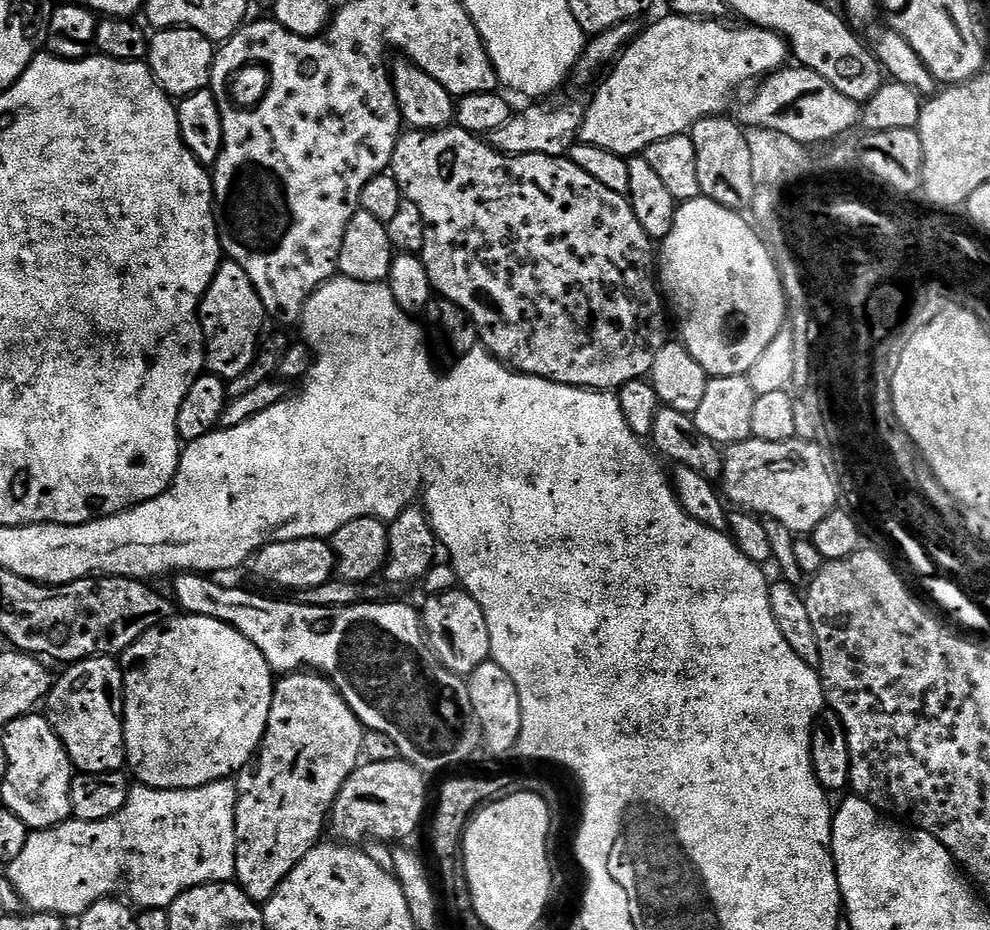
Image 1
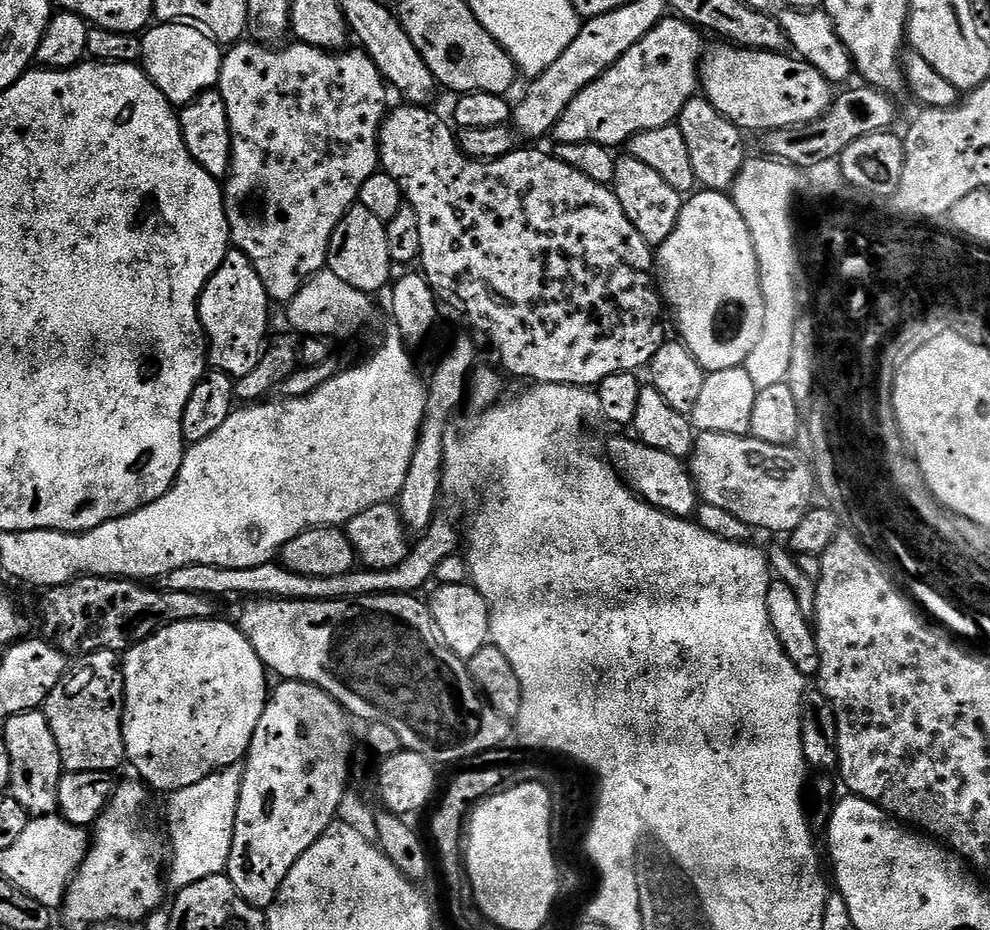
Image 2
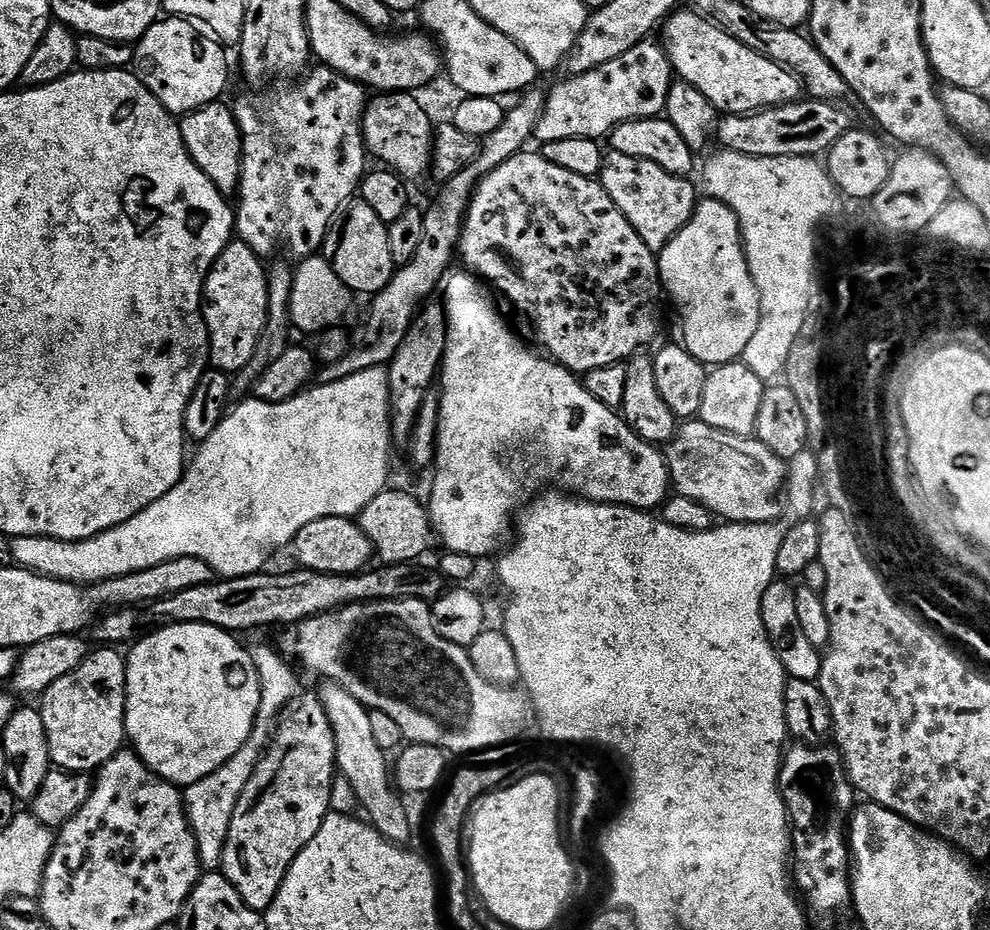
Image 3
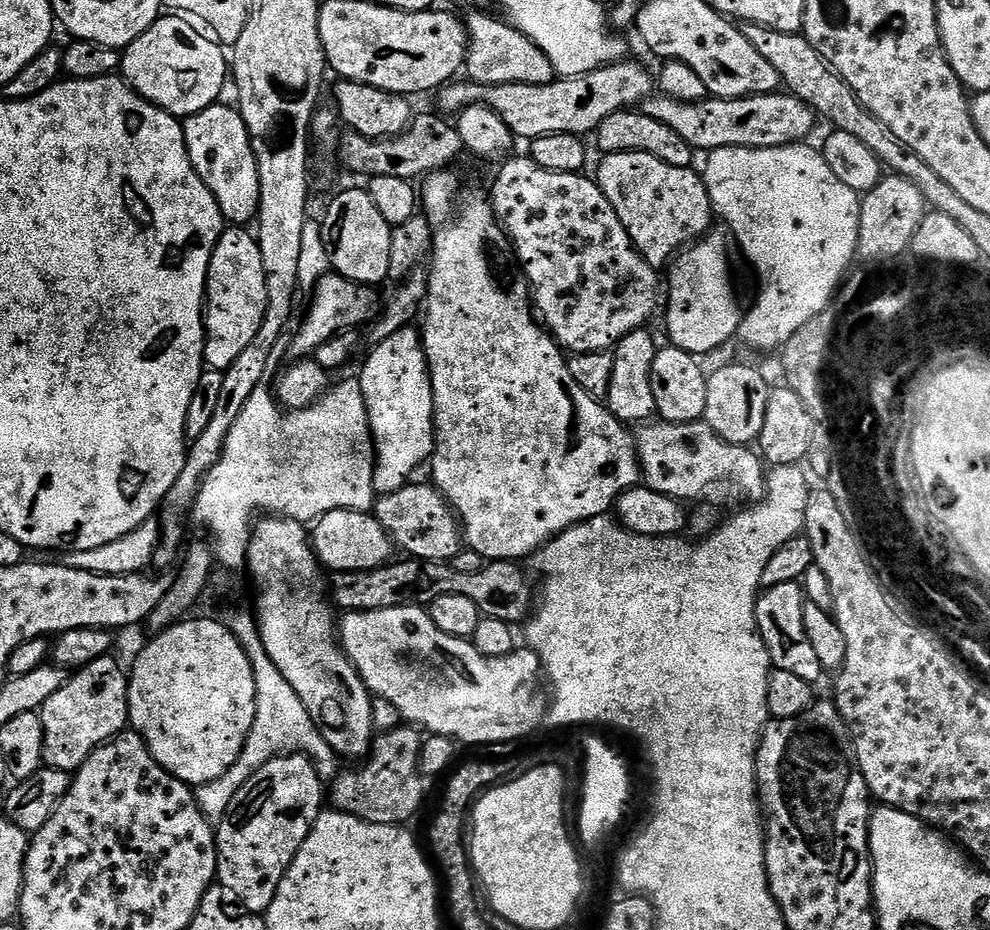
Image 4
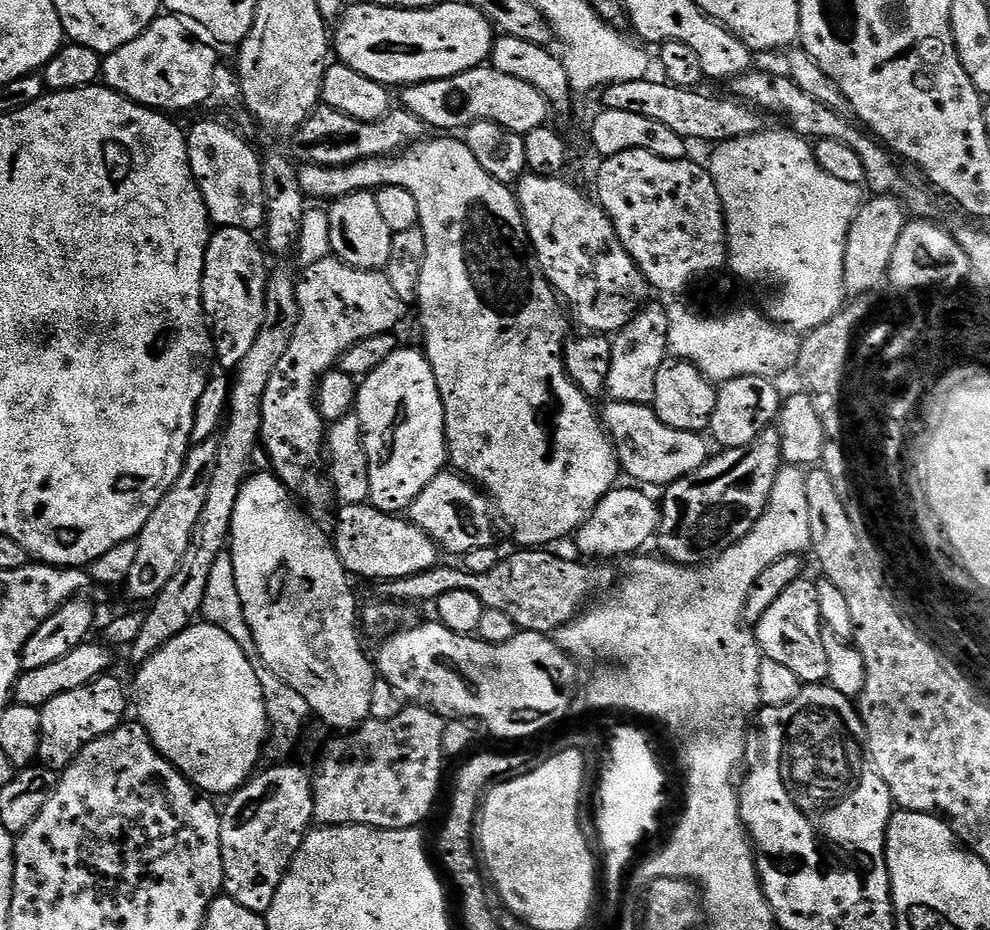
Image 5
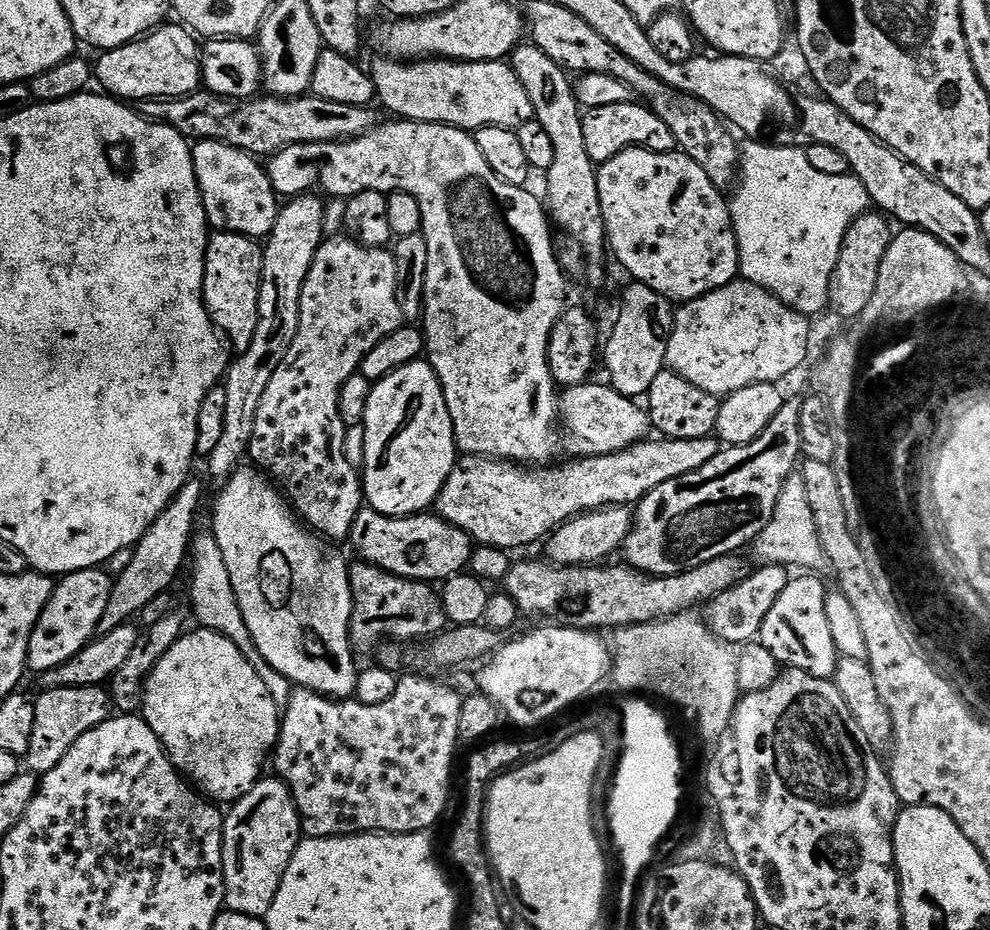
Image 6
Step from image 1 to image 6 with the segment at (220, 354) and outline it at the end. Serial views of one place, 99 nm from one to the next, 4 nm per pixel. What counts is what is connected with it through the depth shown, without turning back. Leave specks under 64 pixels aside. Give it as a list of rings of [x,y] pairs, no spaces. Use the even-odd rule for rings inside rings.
[[[218,231],[209,235],[204,263],[204,305],[216,323],[216,329],[237,353],[248,349],[250,342],[254,342],[254,330],[258,330],[258,298],[263,265],[263,247],[253,237]]]

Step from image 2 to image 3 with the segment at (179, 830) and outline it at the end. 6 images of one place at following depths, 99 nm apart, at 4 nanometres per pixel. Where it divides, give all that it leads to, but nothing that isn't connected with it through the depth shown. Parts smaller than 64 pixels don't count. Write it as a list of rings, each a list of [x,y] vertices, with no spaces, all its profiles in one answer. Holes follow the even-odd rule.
[[[264,644],[251,649],[252,660],[256,663],[260,675],[260,705],[256,715],[256,725],[253,726],[250,738],[242,746],[242,750],[238,750],[238,754],[234,754],[230,762],[218,766],[214,774],[206,774],[206,778],[187,785],[182,792],[184,812],[188,816],[188,825],[192,828],[200,851],[200,863],[208,870],[221,867],[226,838],[230,834],[230,818],[238,806],[238,798],[242,798],[242,790],[246,790],[246,782],[250,782],[252,771],[256,769],[256,764],[266,747],[270,725],[285,711],[286,706],[297,699],[296,676],[291,668],[293,665],[277,649],[276,652]]]

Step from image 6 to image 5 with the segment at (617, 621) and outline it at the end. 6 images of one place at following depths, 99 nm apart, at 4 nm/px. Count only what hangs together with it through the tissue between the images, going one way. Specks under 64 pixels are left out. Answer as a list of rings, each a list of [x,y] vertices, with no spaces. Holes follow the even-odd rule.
[[[516,550],[513,556],[505,555],[486,574],[470,574],[463,567],[443,568],[437,566],[426,570],[422,574],[409,576],[406,581],[408,587],[408,598],[414,604],[420,604],[423,600],[435,602],[442,598],[442,594],[450,594],[450,590],[470,590],[470,594],[478,594],[478,598],[484,603],[485,608],[502,610],[502,614],[510,614],[514,618],[517,629],[522,632],[543,632],[545,634],[555,633],[557,630],[569,624],[580,615],[581,611],[589,607],[591,598],[595,592],[603,588],[611,589],[617,583],[618,576],[608,568],[595,568],[595,563],[584,562],[579,564],[576,560],[567,560],[564,556],[555,556],[552,550]]]

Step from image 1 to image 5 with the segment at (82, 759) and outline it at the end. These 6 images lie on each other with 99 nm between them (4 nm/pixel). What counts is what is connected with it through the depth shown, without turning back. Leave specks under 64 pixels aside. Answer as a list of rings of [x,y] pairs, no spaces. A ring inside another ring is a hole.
[[[112,675],[100,676],[85,688],[63,692],[42,705],[38,760],[43,767],[53,770],[67,768],[89,742],[120,727],[125,719],[124,688],[119,678]]]

